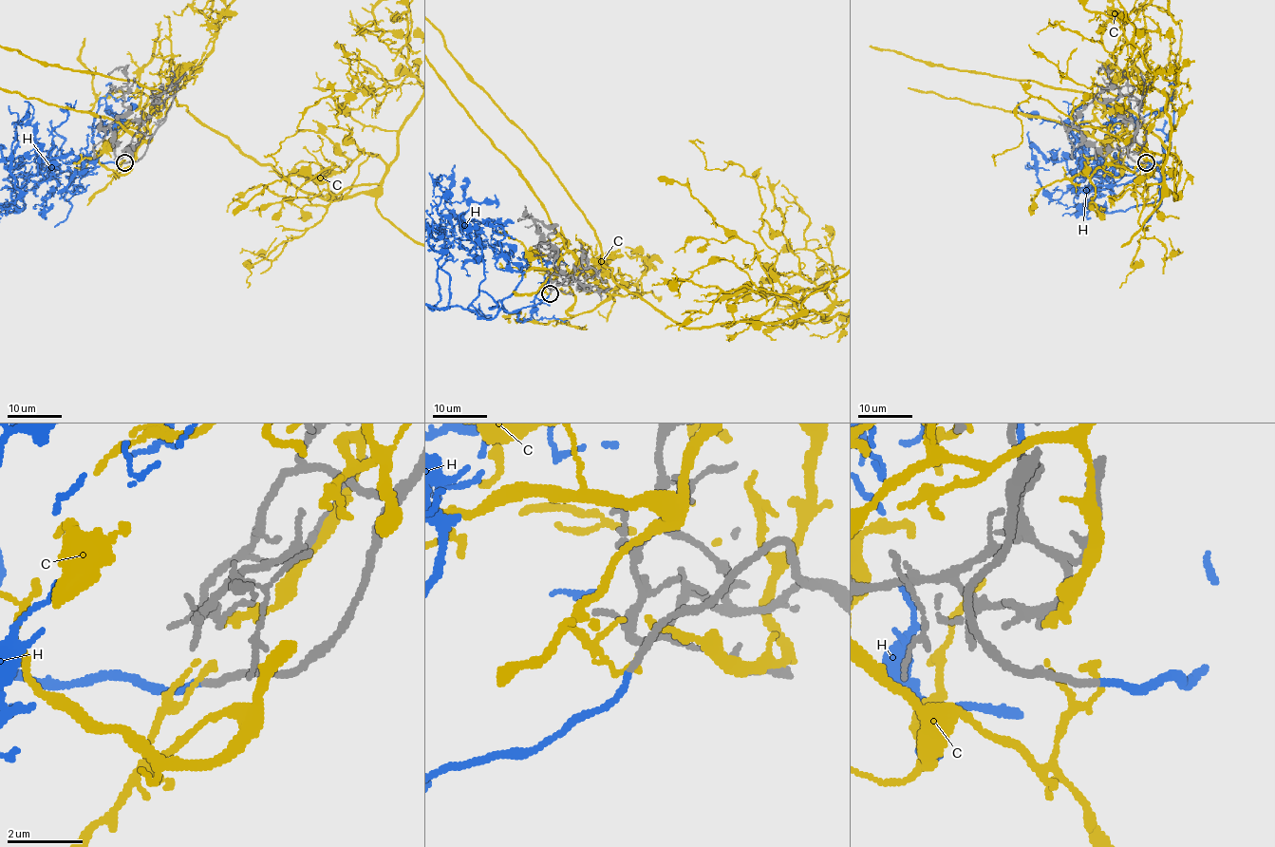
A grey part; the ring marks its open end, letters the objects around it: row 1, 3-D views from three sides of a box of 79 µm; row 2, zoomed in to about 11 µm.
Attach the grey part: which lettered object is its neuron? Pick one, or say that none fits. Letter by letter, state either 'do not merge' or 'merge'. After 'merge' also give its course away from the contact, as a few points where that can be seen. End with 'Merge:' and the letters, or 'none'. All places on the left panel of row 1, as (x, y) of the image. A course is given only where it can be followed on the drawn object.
C: do not merge
H: merge
Merge: H

